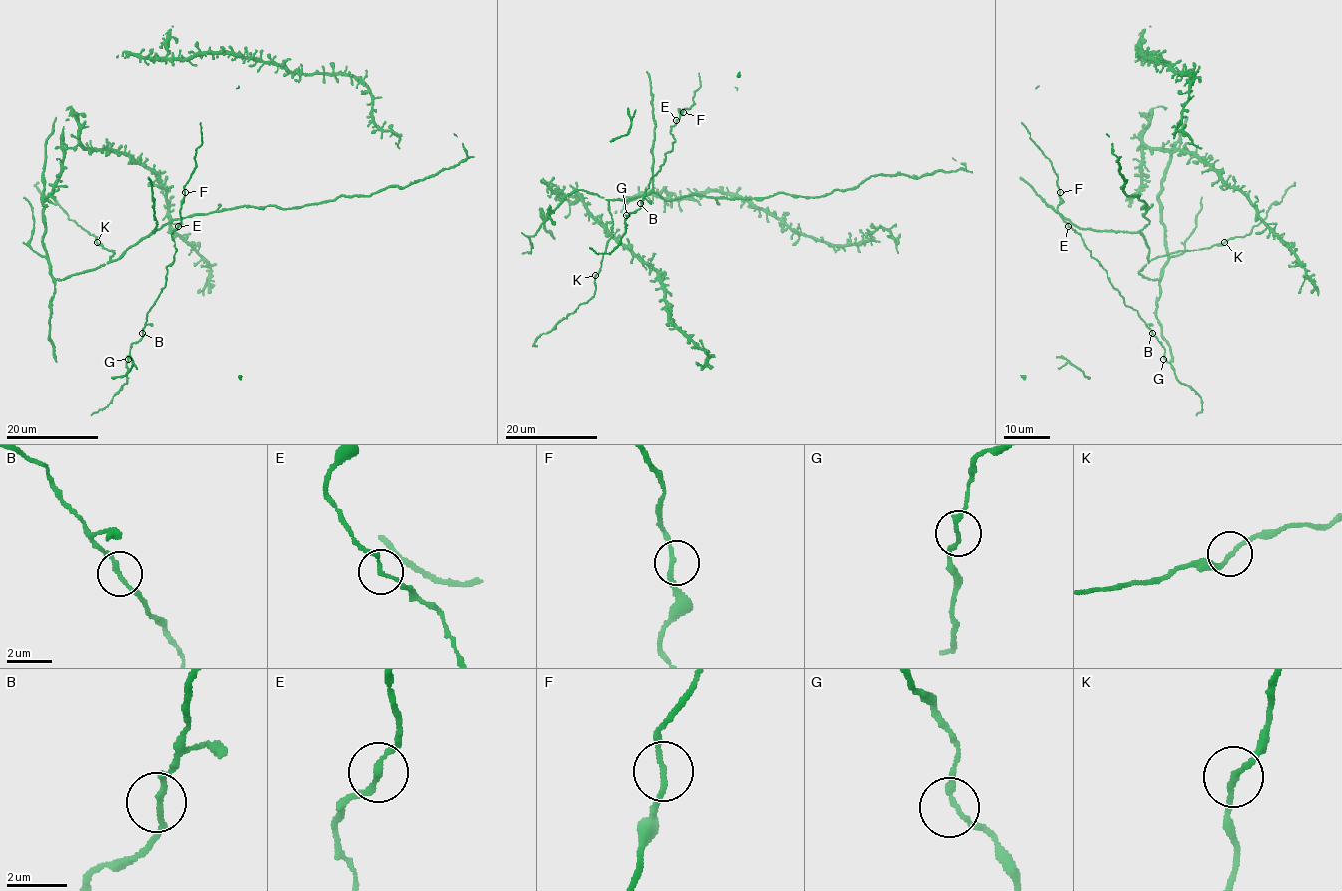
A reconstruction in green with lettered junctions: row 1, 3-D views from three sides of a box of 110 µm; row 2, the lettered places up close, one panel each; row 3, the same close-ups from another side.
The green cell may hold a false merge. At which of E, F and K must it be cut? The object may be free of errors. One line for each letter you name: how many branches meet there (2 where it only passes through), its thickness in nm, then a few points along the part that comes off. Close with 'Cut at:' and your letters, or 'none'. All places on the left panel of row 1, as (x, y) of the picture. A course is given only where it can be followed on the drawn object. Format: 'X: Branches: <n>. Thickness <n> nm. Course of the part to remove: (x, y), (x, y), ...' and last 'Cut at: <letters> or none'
Cut at: none

